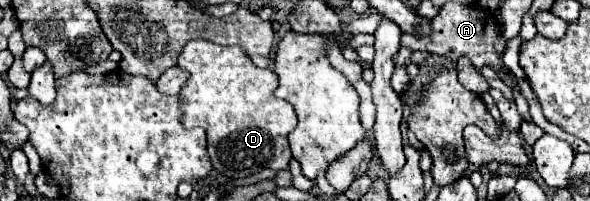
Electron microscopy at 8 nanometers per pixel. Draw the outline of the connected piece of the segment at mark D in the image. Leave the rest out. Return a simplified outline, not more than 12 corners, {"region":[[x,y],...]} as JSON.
{"region":[[204,39],[176,63],[216,171],[288,169],[296,113],[272,69]]}

